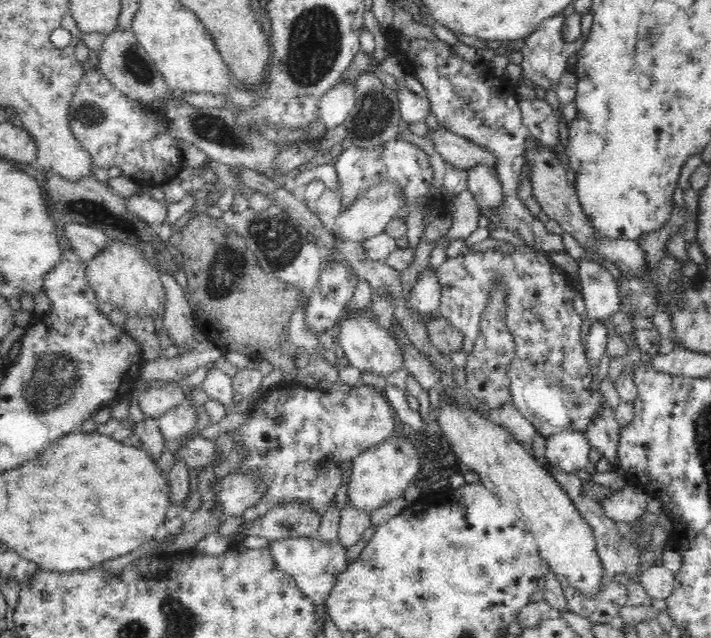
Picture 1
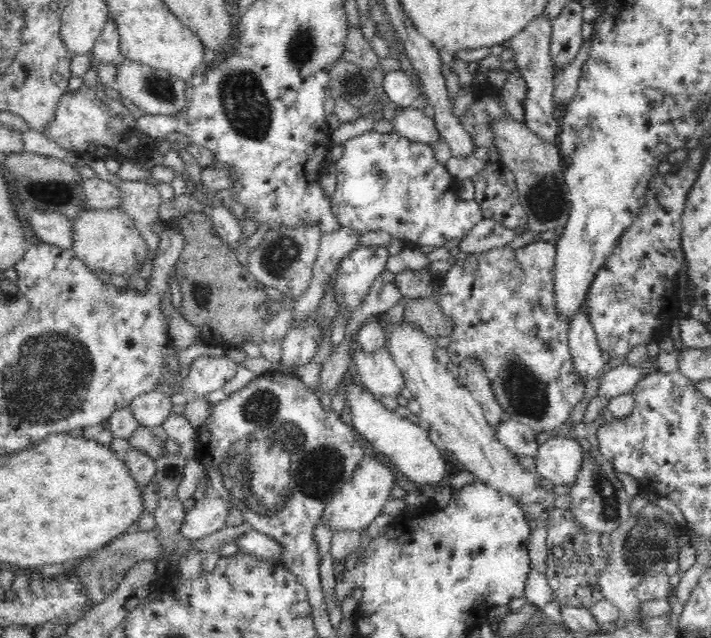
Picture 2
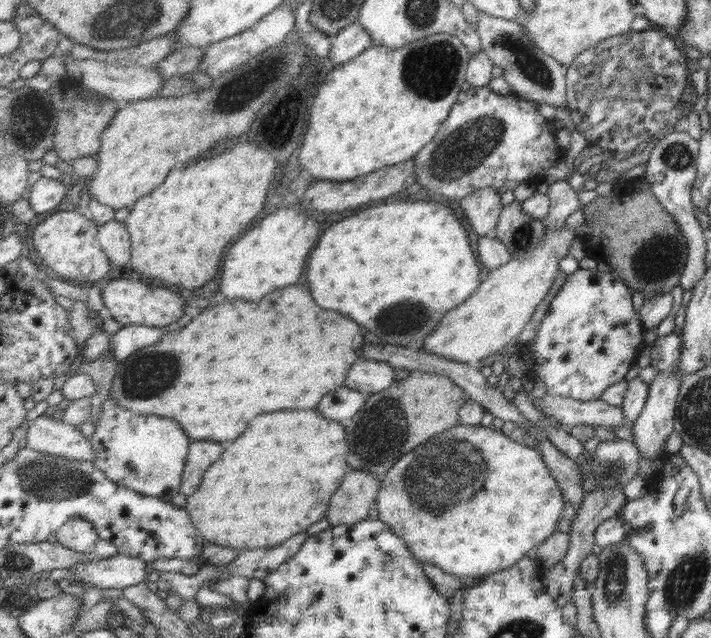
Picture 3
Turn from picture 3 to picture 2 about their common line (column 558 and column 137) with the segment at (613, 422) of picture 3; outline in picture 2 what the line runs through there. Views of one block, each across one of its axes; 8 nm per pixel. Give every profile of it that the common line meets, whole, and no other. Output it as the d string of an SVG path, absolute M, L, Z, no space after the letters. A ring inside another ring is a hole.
M154 390L137 396L128 408L139 425L152 429L154 426L160 426L169 417L172 405L170 397L159 390Z

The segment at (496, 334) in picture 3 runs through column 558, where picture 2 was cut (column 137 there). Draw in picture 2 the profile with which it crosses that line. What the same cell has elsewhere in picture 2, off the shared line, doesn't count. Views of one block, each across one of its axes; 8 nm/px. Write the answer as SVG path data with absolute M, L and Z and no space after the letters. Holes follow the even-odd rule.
M120 207L84 209L78 212L72 223L72 249L76 256L90 270L116 272L122 276L130 276L138 272L136 264L146 258L147 242L140 234L133 220Z

